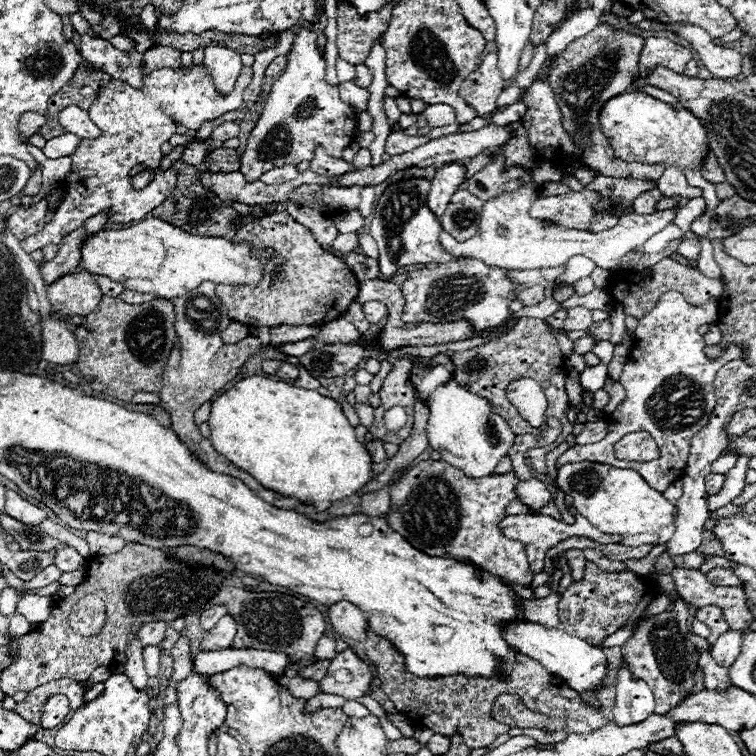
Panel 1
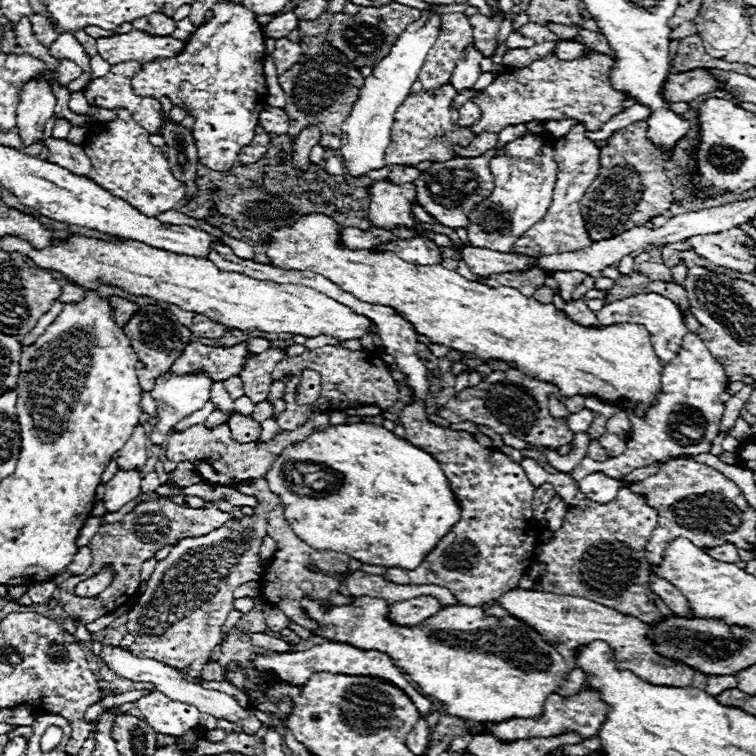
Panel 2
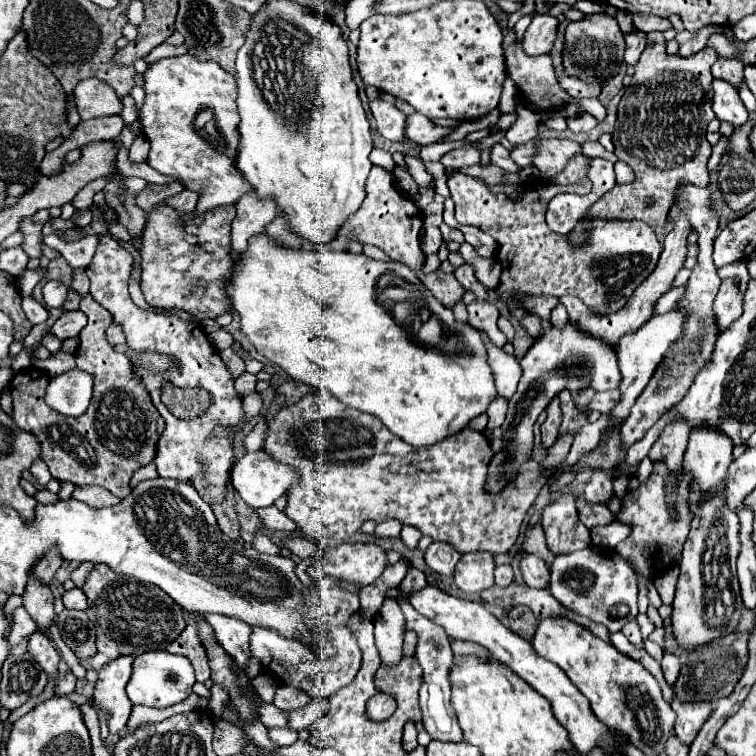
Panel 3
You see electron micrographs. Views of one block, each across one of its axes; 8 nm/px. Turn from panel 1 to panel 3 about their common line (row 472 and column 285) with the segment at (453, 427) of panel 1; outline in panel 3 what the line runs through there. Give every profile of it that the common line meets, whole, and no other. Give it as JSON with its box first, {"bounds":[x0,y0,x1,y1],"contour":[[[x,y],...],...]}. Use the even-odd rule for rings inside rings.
{"bounds":[230,450,296,510],"contour":[[[264,450],[244,454],[230,474],[234,490],[256,510],[272,506],[276,498],[286,494],[292,480],[296,480],[296,472],[292,474],[288,464],[276,464]]]}

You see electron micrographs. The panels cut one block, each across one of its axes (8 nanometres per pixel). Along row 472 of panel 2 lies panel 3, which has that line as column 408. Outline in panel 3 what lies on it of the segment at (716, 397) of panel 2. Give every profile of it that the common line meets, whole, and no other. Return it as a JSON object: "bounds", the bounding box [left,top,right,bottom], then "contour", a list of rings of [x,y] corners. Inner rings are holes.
{"bounds":[397,568,462,742],"contour":[[[410,568],[399,588],[402,595],[408,595],[410,592],[416,592],[416,588],[425,588],[427,585],[427,575],[418,568]],[[400,596],[397,602],[406,616],[406,628],[416,630],[418,634],[418,646],[416,646],[416,660],[420,662],[424,670],[424,684],[420,688],[420,708],[422,708],[422,724],[424,730],[430,734],[432,740],[442,740],[442,742],[462,742],[462,732],[454,714],[454,708],[450,704],[450,686],[448,686],[448,674],[454,664],[450,640],[438,624],[432,624],[432,620],[420,616],[407,600],[405,596]]]}

